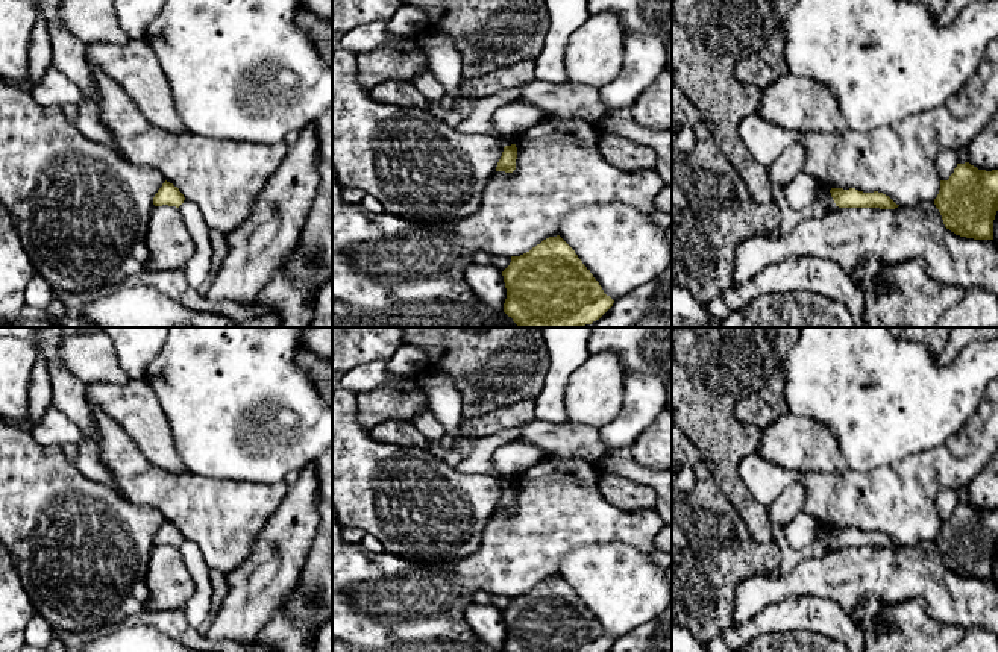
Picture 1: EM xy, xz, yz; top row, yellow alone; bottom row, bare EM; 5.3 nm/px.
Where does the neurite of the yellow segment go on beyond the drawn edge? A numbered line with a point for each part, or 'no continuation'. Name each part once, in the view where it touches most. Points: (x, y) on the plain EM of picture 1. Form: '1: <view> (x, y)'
1: yz (824, 536)

